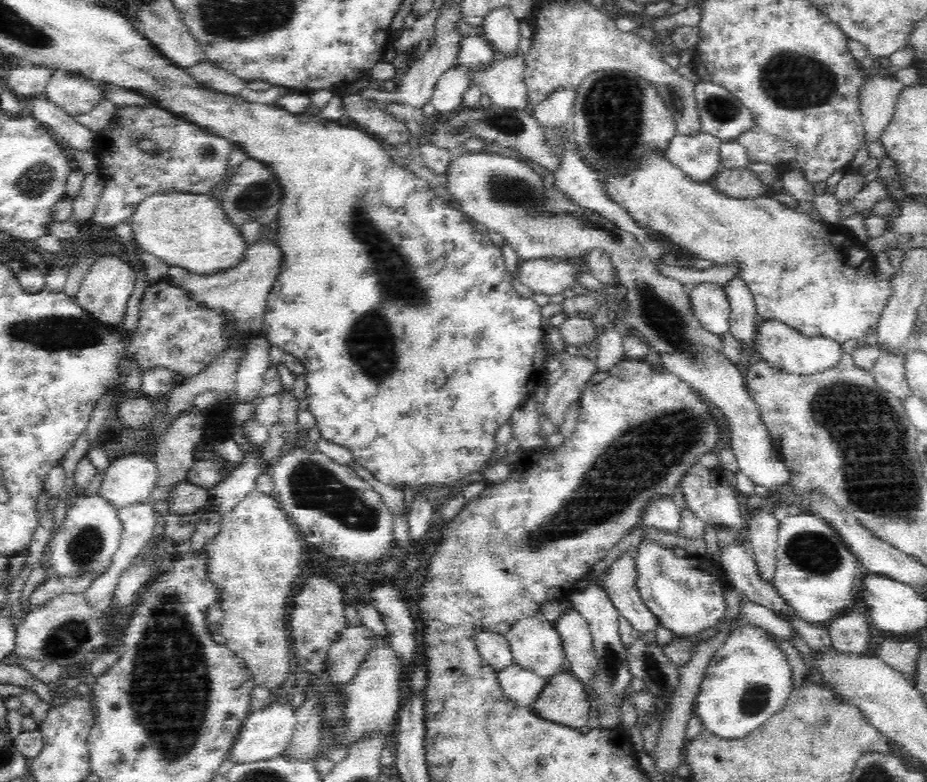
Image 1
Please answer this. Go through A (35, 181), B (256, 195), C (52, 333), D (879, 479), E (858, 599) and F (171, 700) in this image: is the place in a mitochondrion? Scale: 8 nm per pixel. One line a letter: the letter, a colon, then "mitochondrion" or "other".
A: mitochondrion
B: mitochondrion
C: mitochondrion
D: mitochondrion
E: other
F: mitochondrion

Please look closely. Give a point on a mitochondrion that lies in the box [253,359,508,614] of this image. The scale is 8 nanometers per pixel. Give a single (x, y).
(311, 485)

